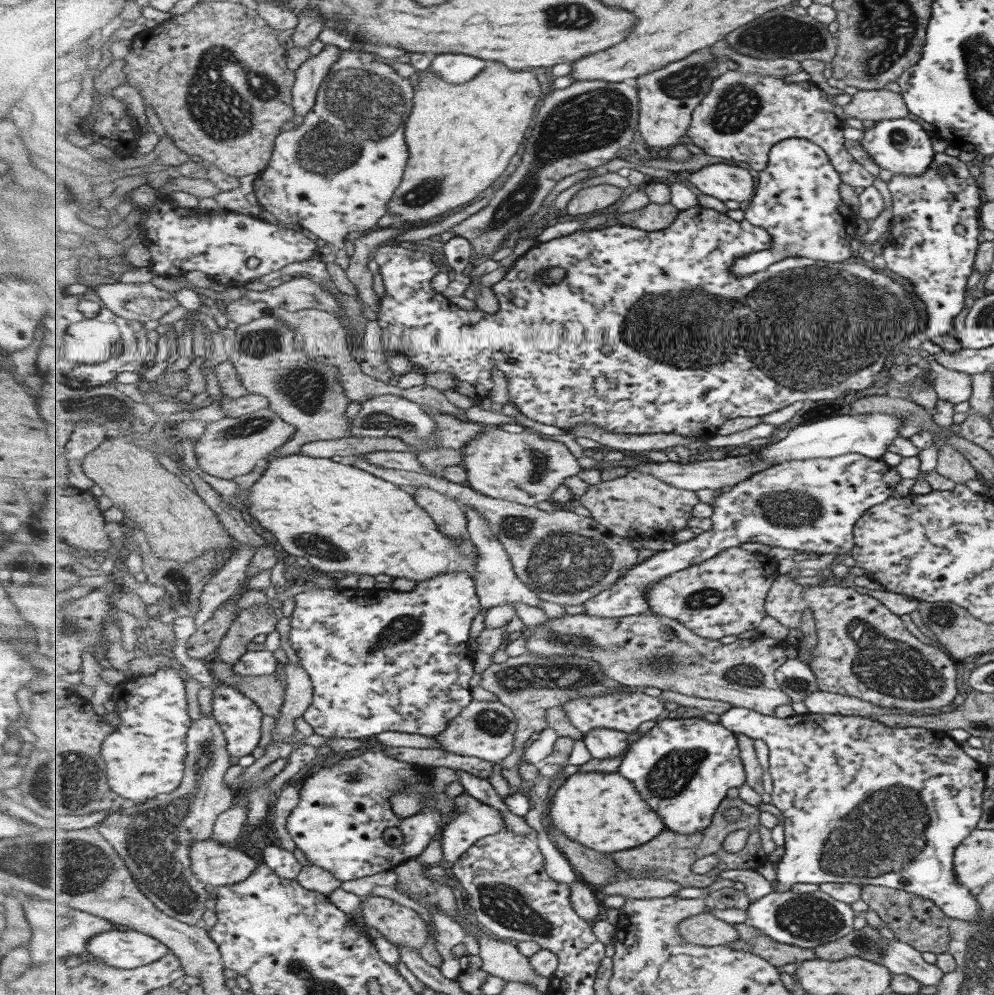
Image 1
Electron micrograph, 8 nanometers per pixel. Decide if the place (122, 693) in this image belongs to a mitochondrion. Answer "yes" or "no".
no

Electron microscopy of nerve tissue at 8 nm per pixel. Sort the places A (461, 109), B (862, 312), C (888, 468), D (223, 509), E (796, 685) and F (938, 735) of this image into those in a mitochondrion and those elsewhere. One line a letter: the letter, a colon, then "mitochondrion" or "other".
A: other
B: mitochondrion
C: other
D: other
E: mitochondrion
F: other

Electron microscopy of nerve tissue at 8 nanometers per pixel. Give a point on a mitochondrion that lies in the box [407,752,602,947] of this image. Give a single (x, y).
(506, 905)

